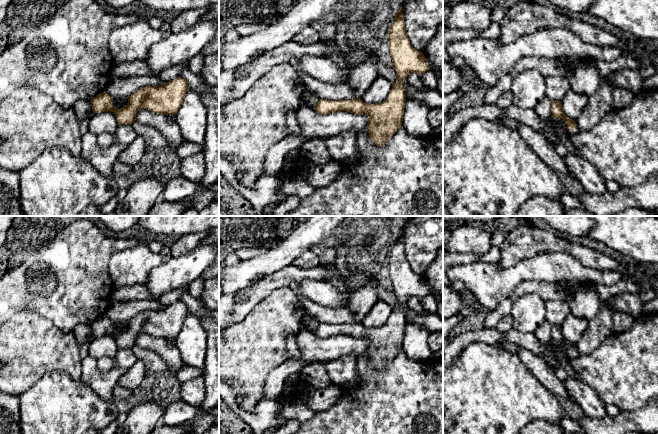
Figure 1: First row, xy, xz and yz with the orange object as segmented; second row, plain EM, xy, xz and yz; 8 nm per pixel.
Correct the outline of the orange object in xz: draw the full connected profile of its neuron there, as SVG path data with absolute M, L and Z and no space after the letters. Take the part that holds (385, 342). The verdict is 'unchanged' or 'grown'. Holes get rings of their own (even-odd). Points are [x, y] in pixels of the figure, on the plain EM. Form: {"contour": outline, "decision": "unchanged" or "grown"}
{"contour": "M401 233L395 238L387 262L392 280L392 291L398 305L392 308L386 324L380 328L366 328L360 322L339 325L320 323L314 332L322 339L338 335L357 339L366 338L369 341L366 354L370 363L378 370L384 370L402 348L406 326L406 317L402 307L412 296L421 298L430 294L424 278L410 268Z", "decision": "unchanged"}

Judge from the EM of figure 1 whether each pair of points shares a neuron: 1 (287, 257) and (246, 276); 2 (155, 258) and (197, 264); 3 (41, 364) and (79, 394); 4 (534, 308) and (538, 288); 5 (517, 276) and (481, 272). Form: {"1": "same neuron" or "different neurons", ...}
{"1": "same neuron", "2": "different neurons", "3": "different neurons", "4": "different neurons", "5": "same neuron"}

